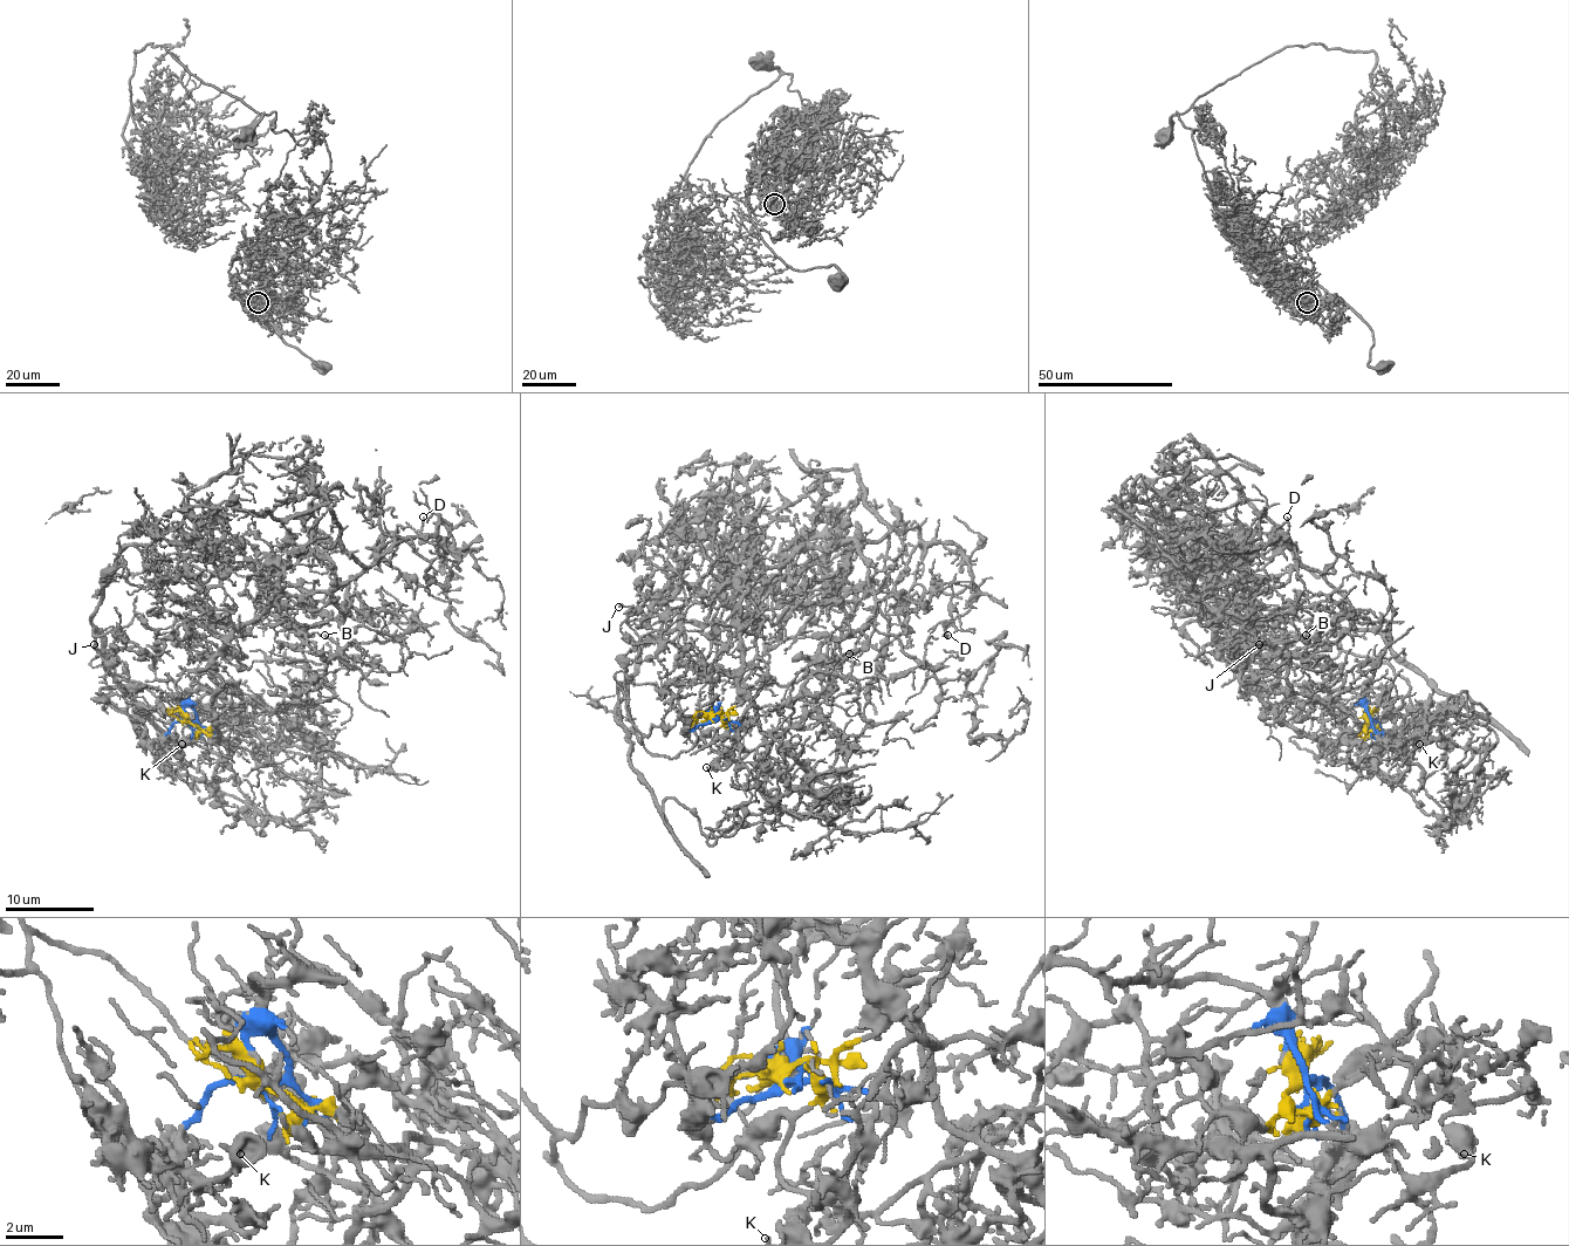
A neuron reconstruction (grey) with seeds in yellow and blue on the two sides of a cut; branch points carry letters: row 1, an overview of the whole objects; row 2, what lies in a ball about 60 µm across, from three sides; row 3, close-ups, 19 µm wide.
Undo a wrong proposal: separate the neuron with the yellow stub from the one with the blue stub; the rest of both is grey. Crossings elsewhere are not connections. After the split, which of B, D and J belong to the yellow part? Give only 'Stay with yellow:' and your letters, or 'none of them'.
Stay with yellow: J

